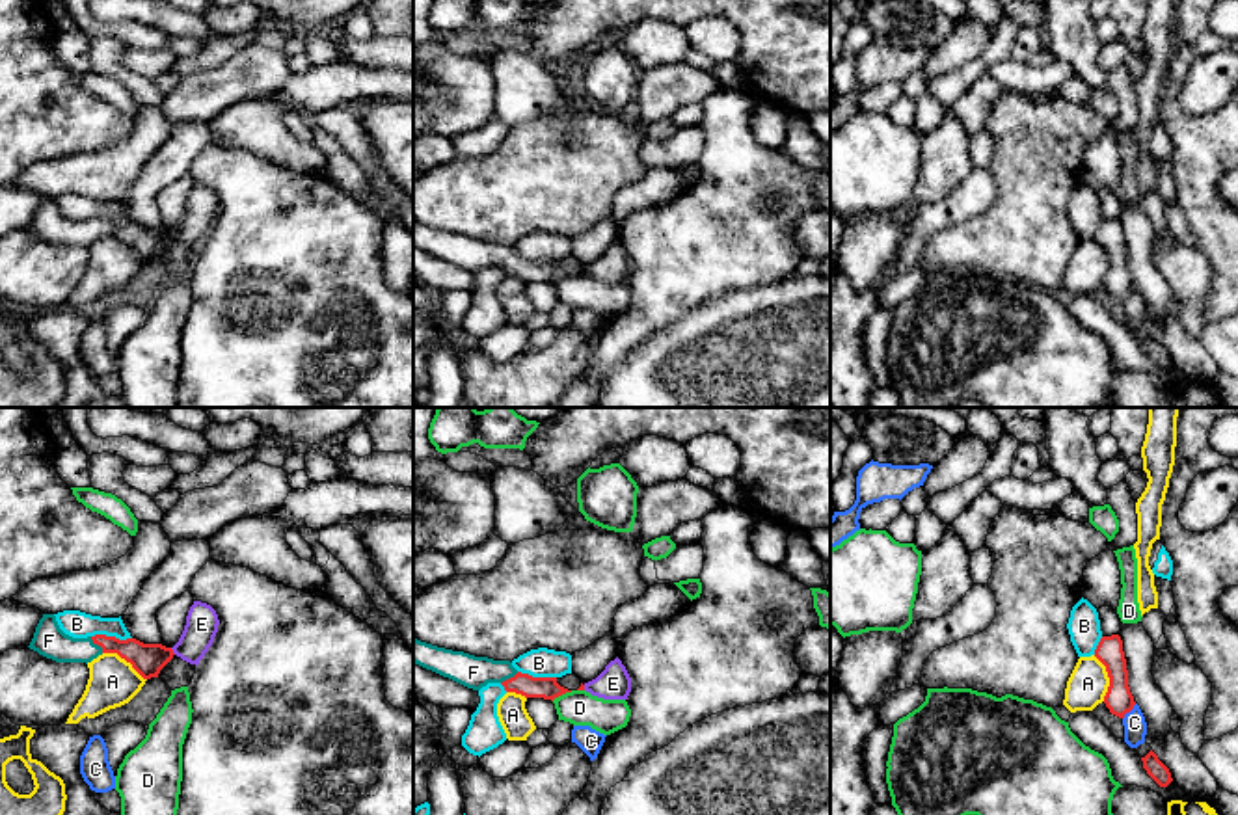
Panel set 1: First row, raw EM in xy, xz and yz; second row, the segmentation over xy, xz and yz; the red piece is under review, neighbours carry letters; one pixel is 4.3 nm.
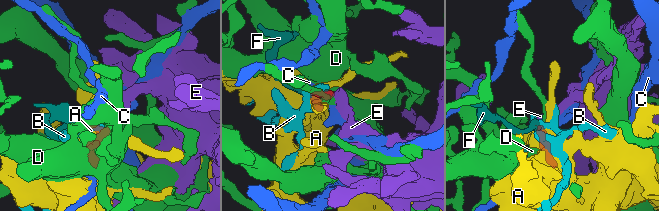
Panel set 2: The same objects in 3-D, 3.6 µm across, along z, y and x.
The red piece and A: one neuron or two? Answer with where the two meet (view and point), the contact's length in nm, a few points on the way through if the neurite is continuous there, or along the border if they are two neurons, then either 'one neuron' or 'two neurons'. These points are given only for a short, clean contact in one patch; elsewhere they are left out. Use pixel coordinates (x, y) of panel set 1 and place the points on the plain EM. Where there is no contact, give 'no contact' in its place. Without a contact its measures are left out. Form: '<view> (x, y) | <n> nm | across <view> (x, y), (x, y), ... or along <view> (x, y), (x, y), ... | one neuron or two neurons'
xy (125, 242) | 220 nm | two neurons

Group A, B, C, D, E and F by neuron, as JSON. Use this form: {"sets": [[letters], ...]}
{"sets": [["A"], ["B"], ["C"], ["D"], ["E"], ["F"]]}

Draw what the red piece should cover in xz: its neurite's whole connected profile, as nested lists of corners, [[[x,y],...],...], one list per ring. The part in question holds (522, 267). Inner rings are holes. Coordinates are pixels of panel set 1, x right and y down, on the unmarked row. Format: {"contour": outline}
{"contour": [[[413,221],[413,246],[473,274],[480,274],[488,266],[501,266],[506,275],[551,285],[572,275],[560,270],[557,261],[532,261],[518,255],[510,244],[475,240],[464,234],[437,231],[417,221]]]}

